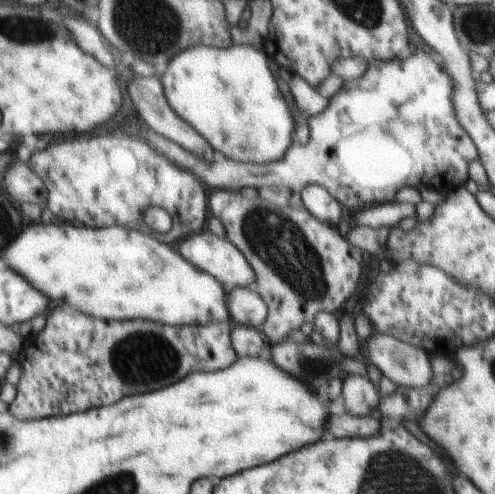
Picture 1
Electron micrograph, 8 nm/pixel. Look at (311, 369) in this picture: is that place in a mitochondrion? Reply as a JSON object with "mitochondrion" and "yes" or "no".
{"mitochondrion":"yes"}

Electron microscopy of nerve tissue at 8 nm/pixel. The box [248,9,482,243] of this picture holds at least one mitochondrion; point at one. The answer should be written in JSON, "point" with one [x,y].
{"point":[391,131]}

